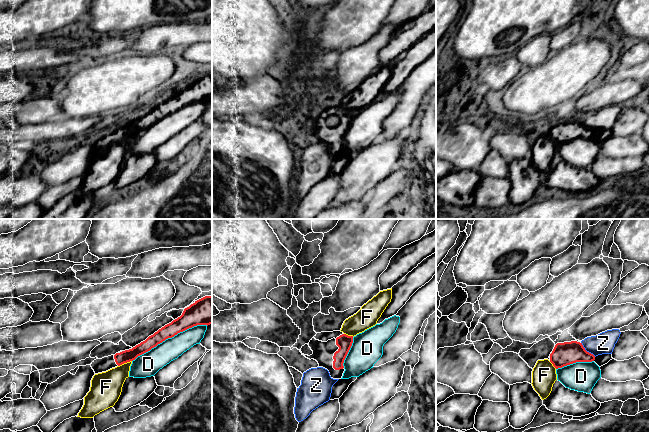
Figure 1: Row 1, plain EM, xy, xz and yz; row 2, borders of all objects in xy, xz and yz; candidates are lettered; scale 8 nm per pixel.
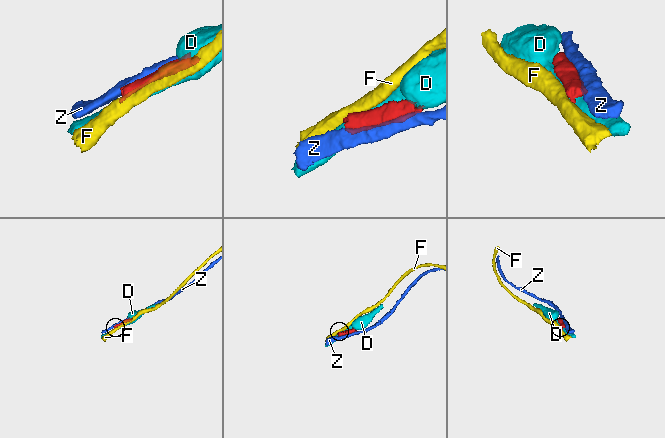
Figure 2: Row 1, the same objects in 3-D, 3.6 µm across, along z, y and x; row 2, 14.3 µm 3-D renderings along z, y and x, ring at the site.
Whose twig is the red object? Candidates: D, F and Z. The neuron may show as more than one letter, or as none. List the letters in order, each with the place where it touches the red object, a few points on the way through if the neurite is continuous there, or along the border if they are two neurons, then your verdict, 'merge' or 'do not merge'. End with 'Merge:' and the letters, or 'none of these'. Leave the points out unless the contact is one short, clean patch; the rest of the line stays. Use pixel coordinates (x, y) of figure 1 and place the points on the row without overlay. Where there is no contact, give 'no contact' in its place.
D: xy (169, 113) | do not merge
F: xy (124, 138) | along xy (131, 136), (118, 142) | do not merge
Z: yz (586, 127) | do not merge
Merge: none of these

